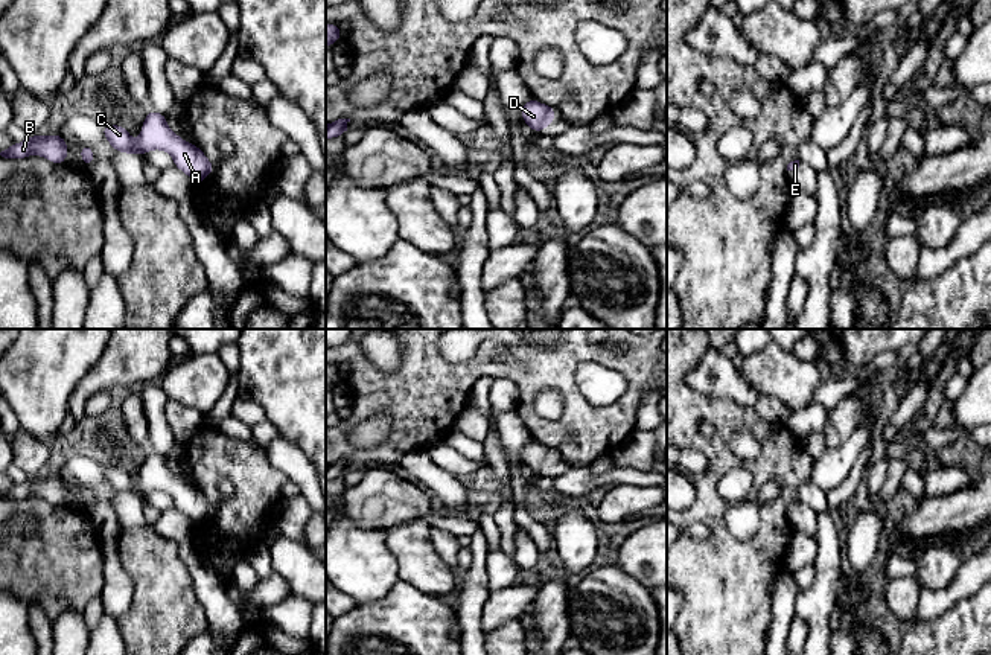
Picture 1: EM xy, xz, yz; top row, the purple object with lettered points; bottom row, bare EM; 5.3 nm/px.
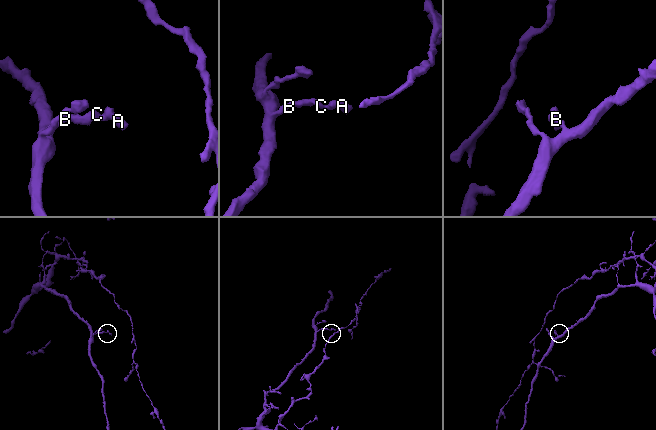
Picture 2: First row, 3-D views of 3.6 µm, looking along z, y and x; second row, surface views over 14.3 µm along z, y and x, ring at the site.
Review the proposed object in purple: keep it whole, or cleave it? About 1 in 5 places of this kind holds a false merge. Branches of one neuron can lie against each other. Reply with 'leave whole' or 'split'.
leave whole

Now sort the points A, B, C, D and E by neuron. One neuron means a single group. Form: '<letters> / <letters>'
A B C D E

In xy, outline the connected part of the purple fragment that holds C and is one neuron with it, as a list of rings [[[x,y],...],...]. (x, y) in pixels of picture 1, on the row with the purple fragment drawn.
[[[149,110],[143,120],[139,140],[134,142],[128,129],[120,125],[104,125],[102,133],[110,145],[123,154],[134,152],[143,155],[152,149],[161,149],[172,155],[174,165],[187,174],[195,183],[201,184],[215,171],[204,152],[167,128],[166,114]]]

